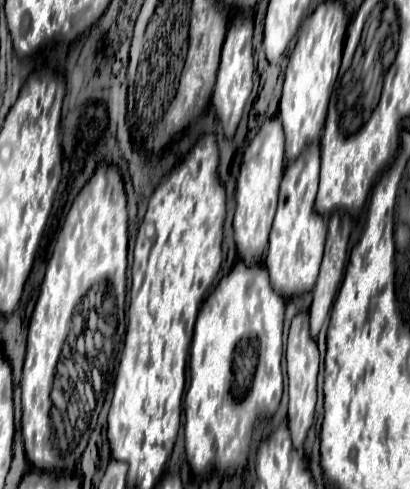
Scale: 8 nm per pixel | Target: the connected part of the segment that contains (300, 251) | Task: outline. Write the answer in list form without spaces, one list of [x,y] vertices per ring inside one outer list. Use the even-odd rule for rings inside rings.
[[[314,141],[306,145],[294,161],[286,163],[286,171],[280,183],[278,209],[272,223],[270,247],[268,247],[264,265],[268,267],[272,287],[280,295],[286,295],[286,297],[312,291],[318,277],[322,251],[324,251],[324,239],[326,239],[324,217],[318,215],[314,209],[320,163],[320,145],[318,141]]]

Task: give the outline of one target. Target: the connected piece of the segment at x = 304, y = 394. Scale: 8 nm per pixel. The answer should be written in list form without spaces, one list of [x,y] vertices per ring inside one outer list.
[[[300,311],[292,323],[288,333],[288,345],[286,345],[286,361],[288,361],[288,427],[292,433],[292,443],[300,451],[302,443],[306,439],[306,433],[314,421],[314,407],[317,402],[317,379],[318,379],[318,348],[316,341],[310,335],[308,329],[308,313]]]

